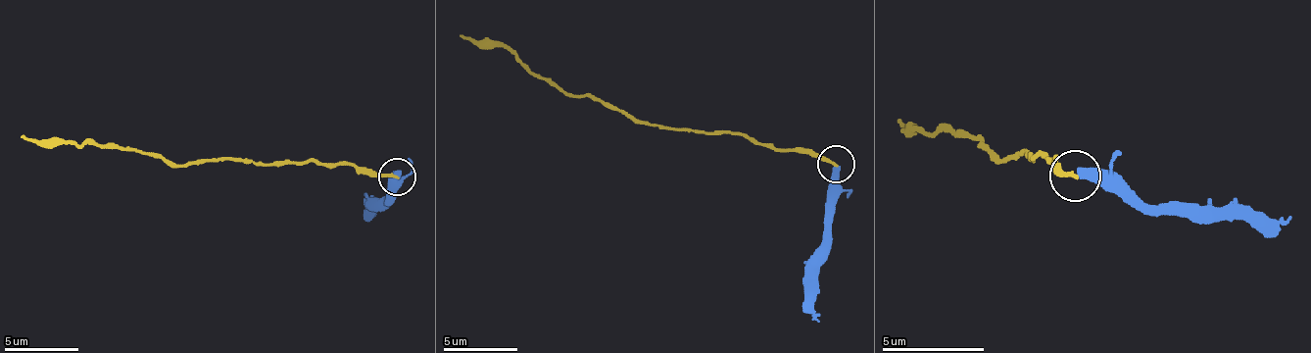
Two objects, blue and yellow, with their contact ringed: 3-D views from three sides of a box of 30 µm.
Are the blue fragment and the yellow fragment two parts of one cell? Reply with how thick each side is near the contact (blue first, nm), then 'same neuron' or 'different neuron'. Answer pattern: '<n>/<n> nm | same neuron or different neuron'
480/220 nm | different neuron

